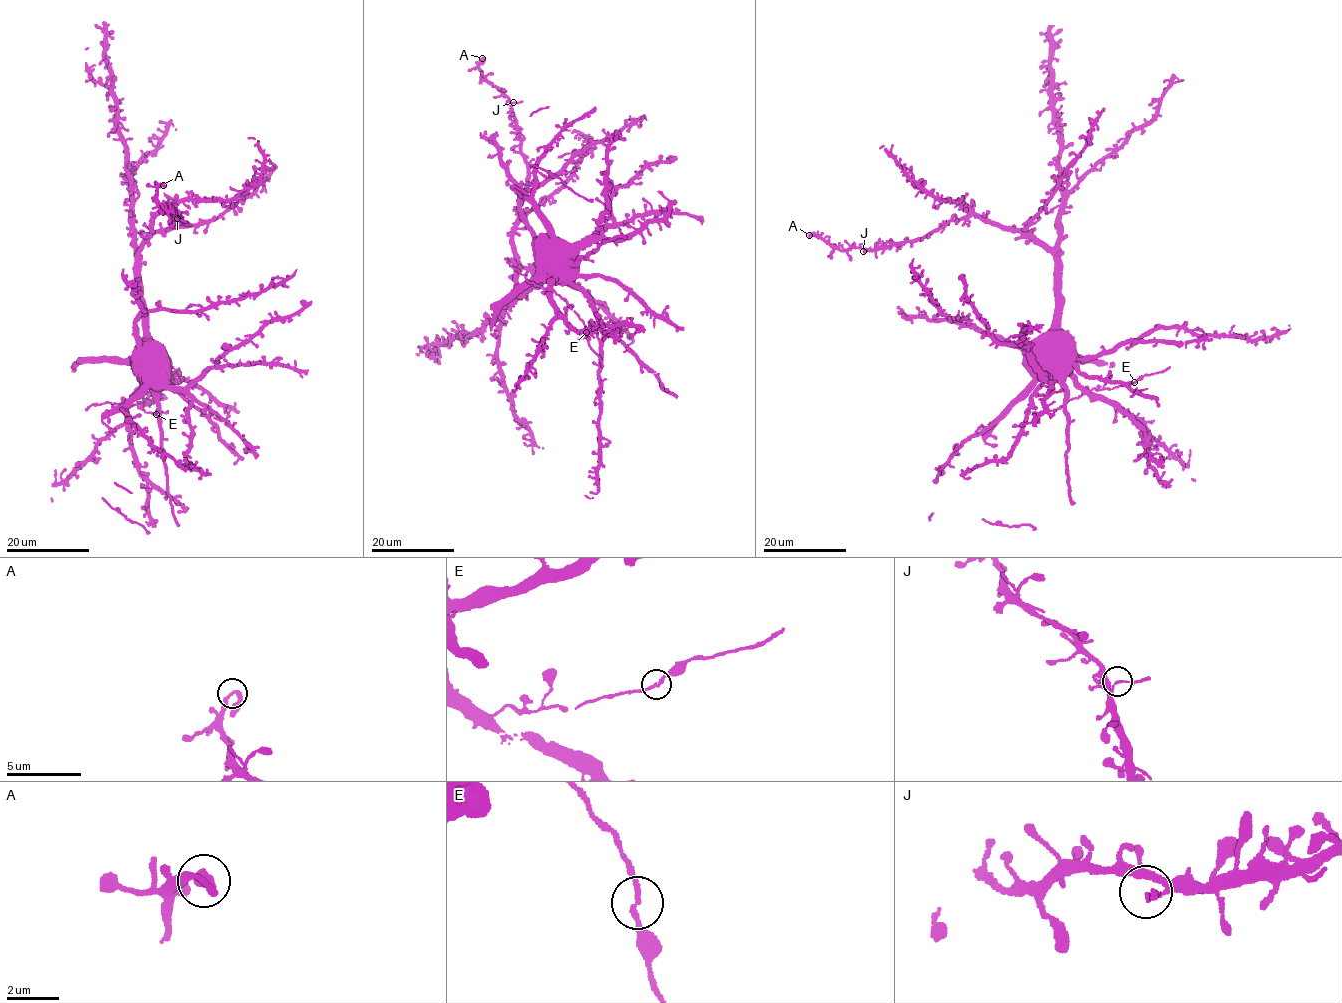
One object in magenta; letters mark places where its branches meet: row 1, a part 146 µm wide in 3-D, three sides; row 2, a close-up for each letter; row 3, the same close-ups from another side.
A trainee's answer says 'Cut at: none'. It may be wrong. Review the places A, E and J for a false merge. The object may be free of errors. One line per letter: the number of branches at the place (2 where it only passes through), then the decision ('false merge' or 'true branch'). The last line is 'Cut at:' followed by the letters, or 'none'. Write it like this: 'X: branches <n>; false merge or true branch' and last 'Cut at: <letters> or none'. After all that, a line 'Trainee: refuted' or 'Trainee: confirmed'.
A: branches 2; true branch
E: branches 2; true branch
J: branches 2; true branch
Cut at: none
Trainee: confirmed

